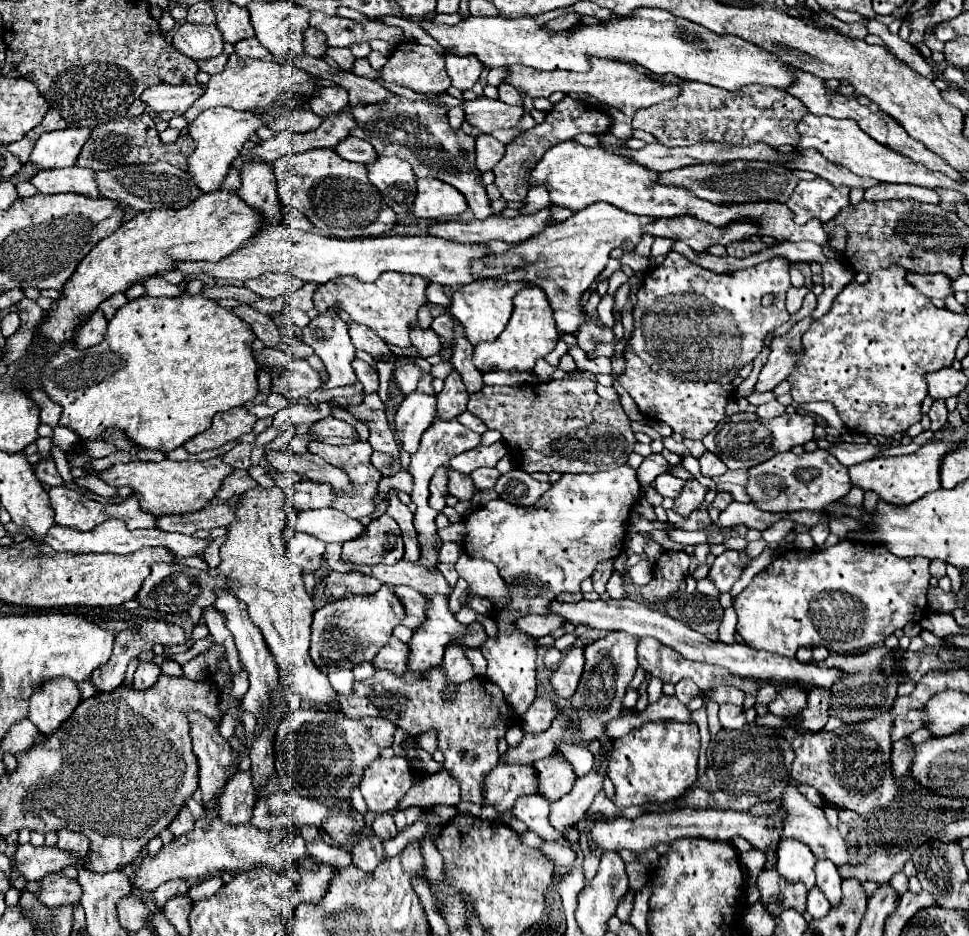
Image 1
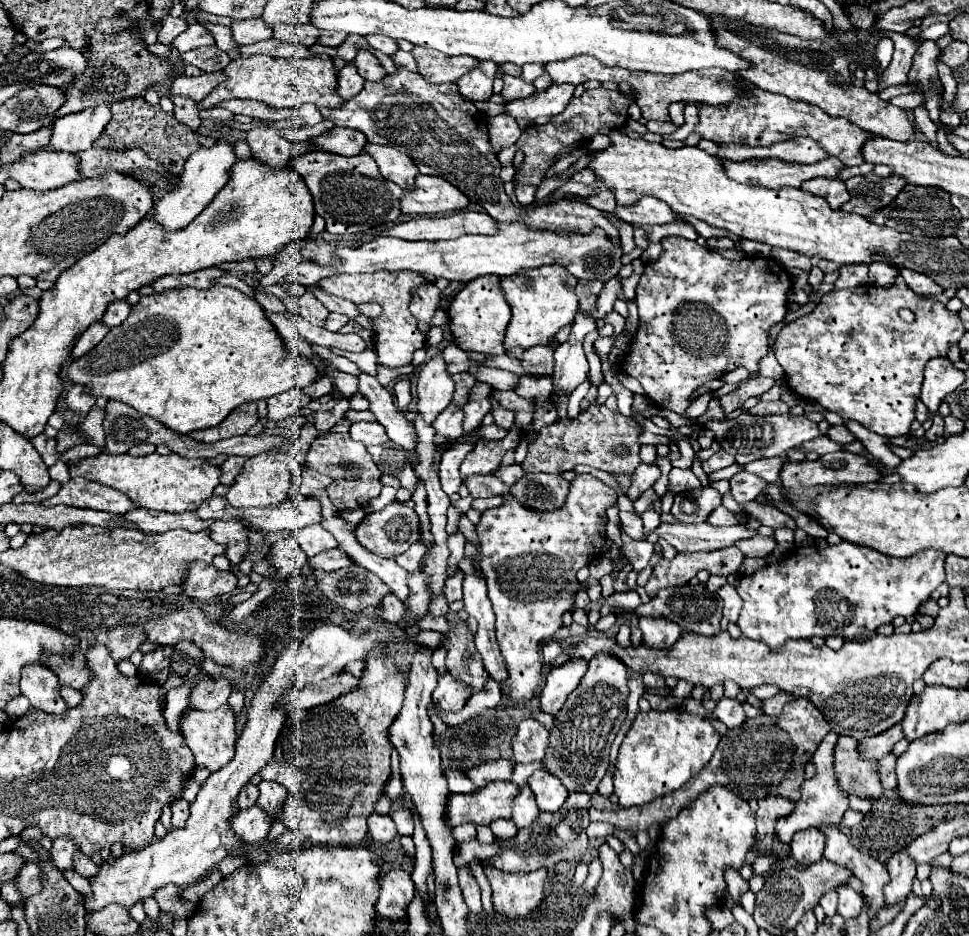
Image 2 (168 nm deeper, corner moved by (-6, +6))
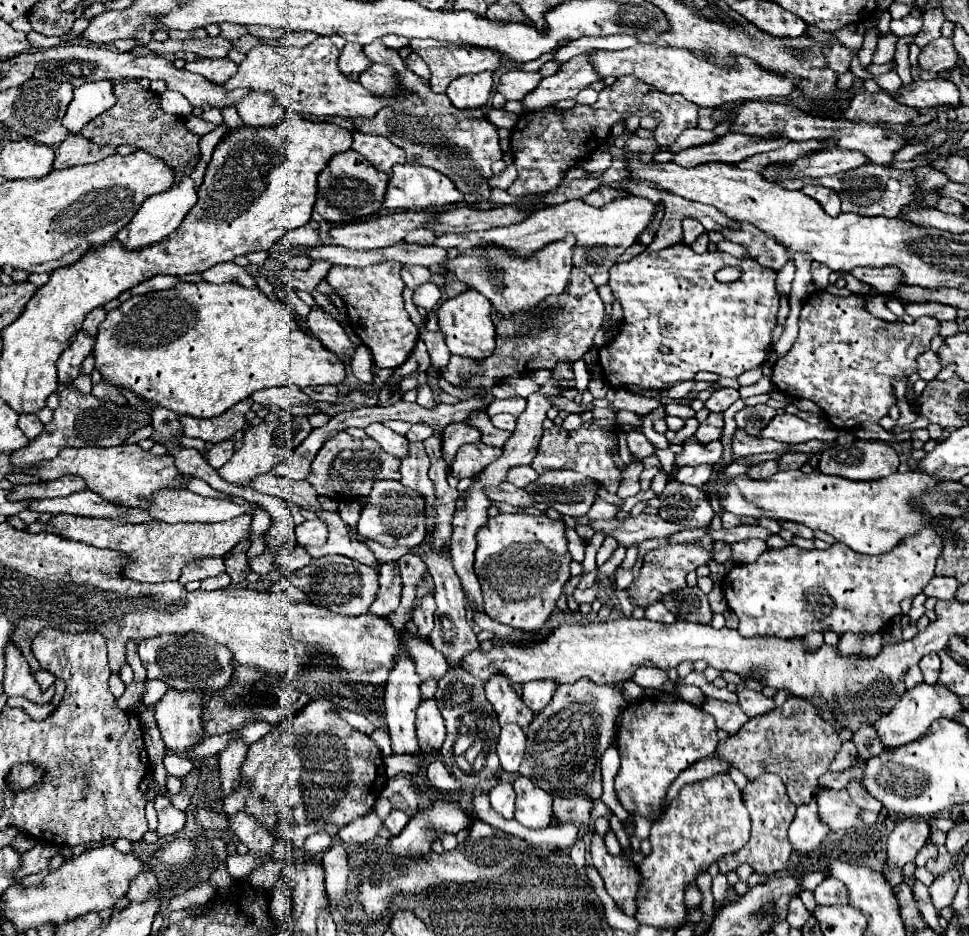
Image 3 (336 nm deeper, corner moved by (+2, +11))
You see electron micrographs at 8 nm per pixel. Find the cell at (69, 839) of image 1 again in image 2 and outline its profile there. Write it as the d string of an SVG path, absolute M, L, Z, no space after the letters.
M61 835L53 841L53 847L51 847L51 855L53 855L53 861L57 865L57 869L65 871L65 869L73 869L73 855L79 851L79 845L75 843L73 837L69 835Z

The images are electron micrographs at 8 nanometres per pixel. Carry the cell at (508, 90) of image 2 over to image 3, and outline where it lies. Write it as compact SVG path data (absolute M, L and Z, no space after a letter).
M505 72L499 80L499 92L507 100L523 100L529 92L533 92L539 82L543 80L541 74L537 72Z

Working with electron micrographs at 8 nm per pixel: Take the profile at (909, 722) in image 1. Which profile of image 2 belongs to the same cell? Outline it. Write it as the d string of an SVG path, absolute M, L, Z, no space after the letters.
M895 723L885 733L879 733L875 737L867 737L867 739L861 739L861 753L865 753L865 757L877 757L877 759L881 759L901 739L903 739L901 723Z

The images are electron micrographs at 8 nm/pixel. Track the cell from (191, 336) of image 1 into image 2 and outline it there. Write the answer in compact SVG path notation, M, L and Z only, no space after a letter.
M213 285L207 291L199 291L199 289L169 289L165 293L143 295L139 299L139 303L131 307L129 317L119 327L113 327L95 349L91 349L87 355L71 361L71 365L67 369L67 377L75 385L87 387L91 397L95 397L95 399L97 397L105 397L105 399L115 399L115 401L121 401L125 405L131 405L139 413L157 419L161 425L165 425L167 429L173 429L179 435L189 435L195 429L209 429L209 427L219 425L241 403L267 399L267 397L279 395L283 391L289 391L293 387L301 387L303 389L305 385L313 383L317 379L317 375L319 375L319 371L317 371L317 367L311 361L305 361L303 357L297 357L297 355L289 353L285 349L285 345L281 345L281 339L277 337L277 331L273 331L273 325L269 323L269 319L265 317L265 311L261 309L261 305L255 299L243 295L241 291L237 291L233 287L223 287L223 285Z

